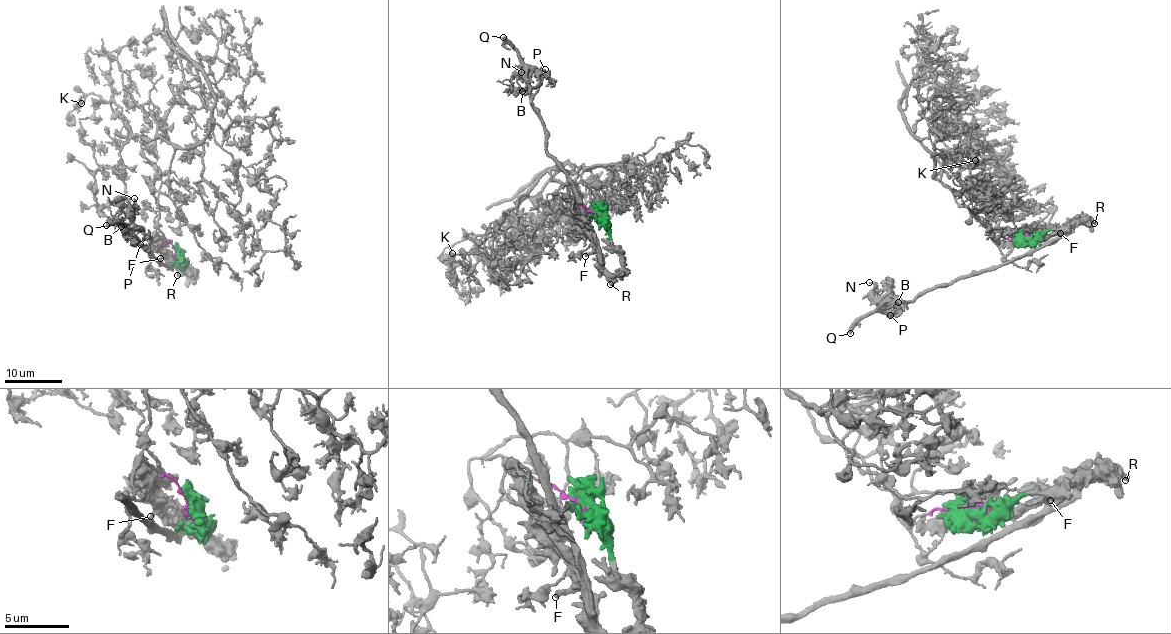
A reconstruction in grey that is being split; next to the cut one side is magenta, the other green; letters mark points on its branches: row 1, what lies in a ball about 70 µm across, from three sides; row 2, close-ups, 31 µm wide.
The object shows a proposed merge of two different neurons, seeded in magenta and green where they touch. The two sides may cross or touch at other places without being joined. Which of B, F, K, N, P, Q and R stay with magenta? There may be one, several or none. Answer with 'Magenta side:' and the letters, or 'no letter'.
Magenta side: K

